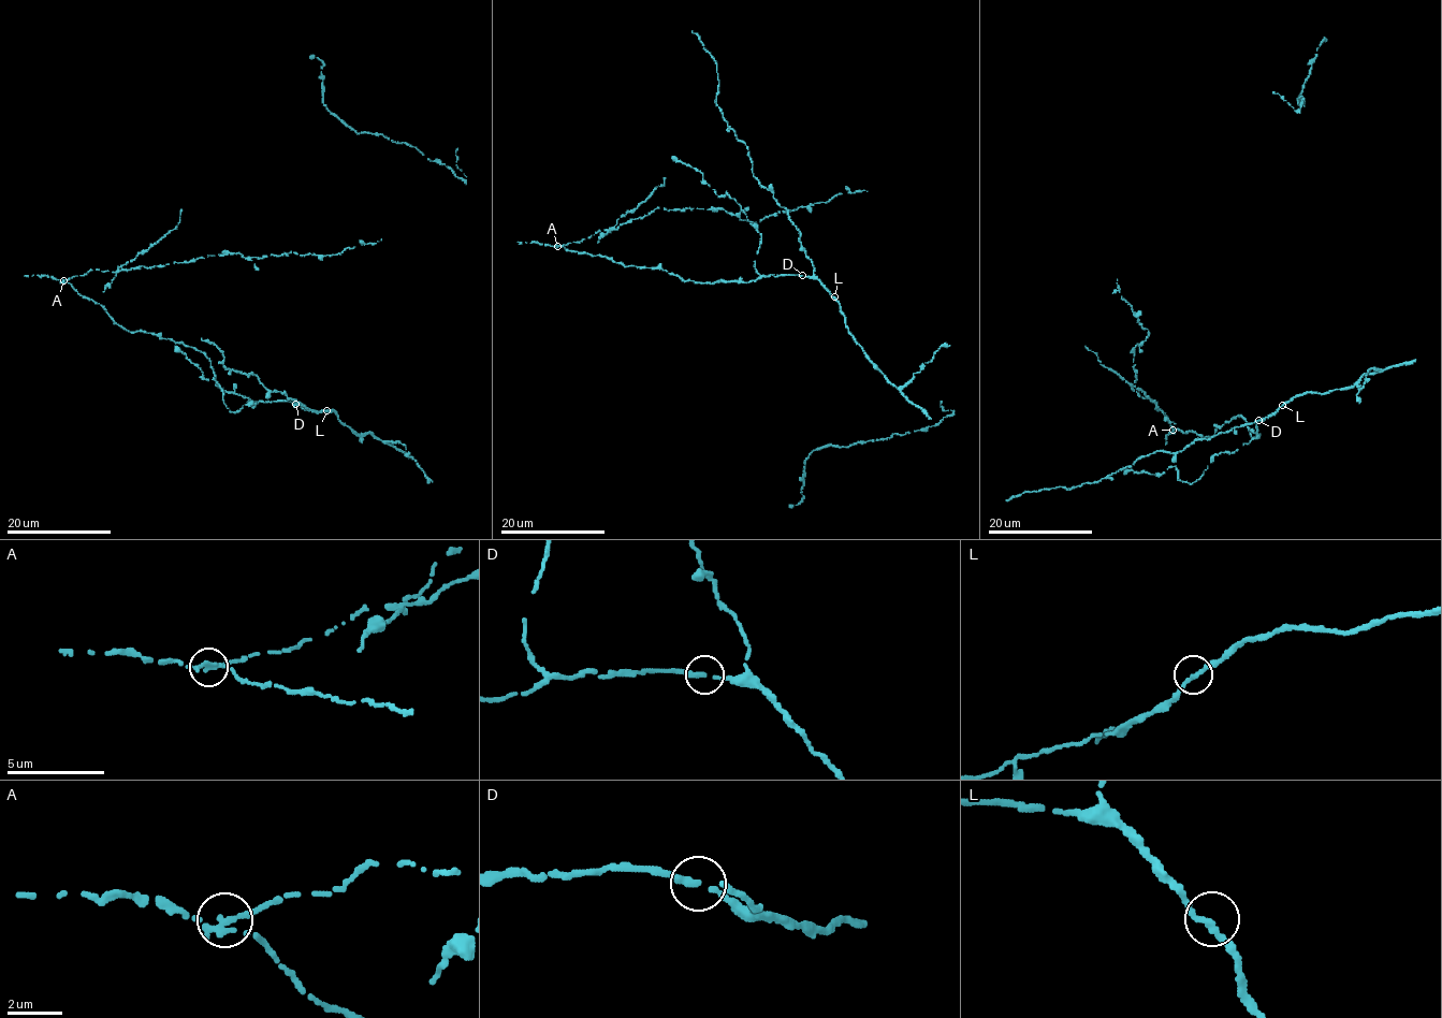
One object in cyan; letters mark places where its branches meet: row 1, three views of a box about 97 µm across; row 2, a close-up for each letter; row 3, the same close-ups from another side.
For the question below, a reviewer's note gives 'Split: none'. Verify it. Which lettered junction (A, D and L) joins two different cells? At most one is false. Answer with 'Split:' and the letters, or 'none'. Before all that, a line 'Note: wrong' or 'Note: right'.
Note: wrong
Split: A

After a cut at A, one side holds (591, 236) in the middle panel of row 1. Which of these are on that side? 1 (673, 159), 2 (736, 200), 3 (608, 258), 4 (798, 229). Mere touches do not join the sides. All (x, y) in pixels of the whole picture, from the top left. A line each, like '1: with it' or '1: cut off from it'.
1: cut off from it
2: cut off from it
3: cut off from it
4: cut off from it

